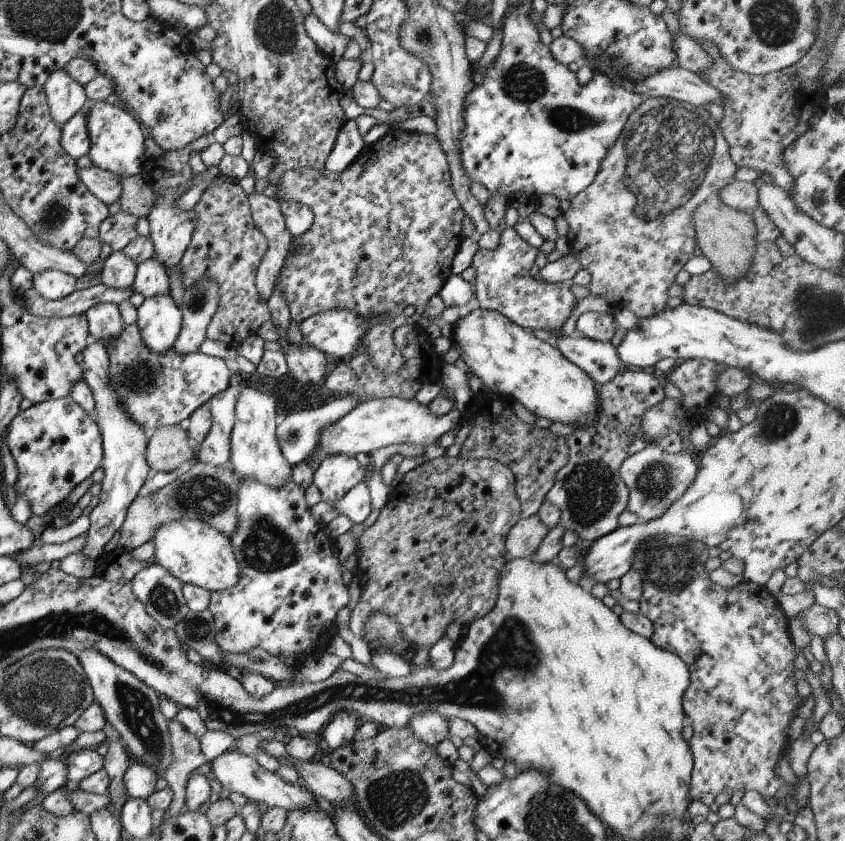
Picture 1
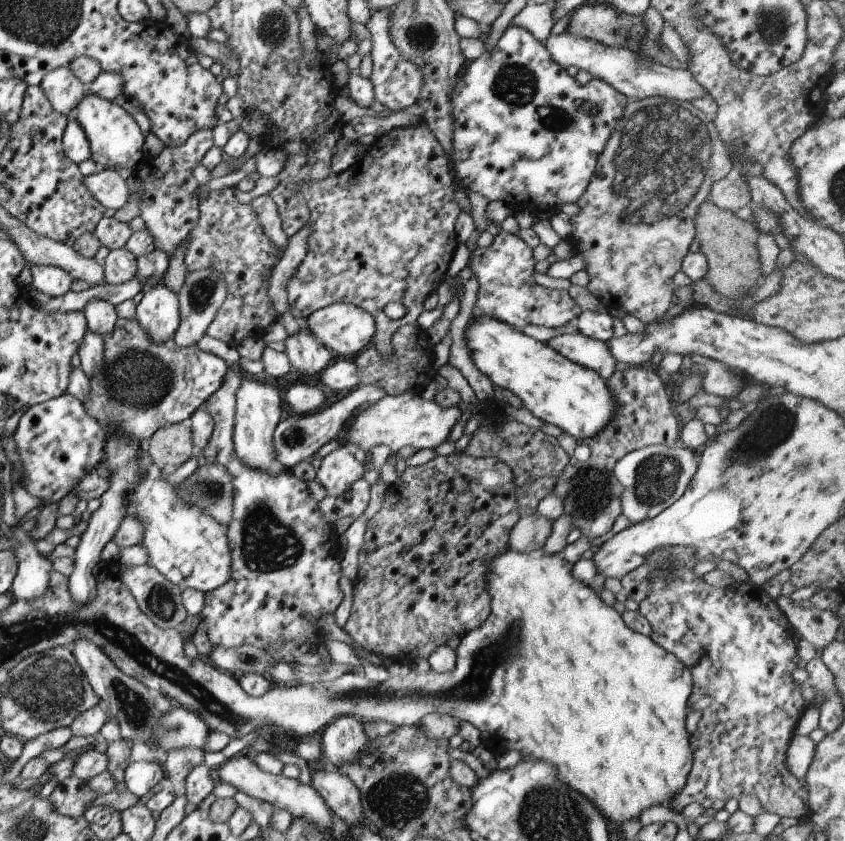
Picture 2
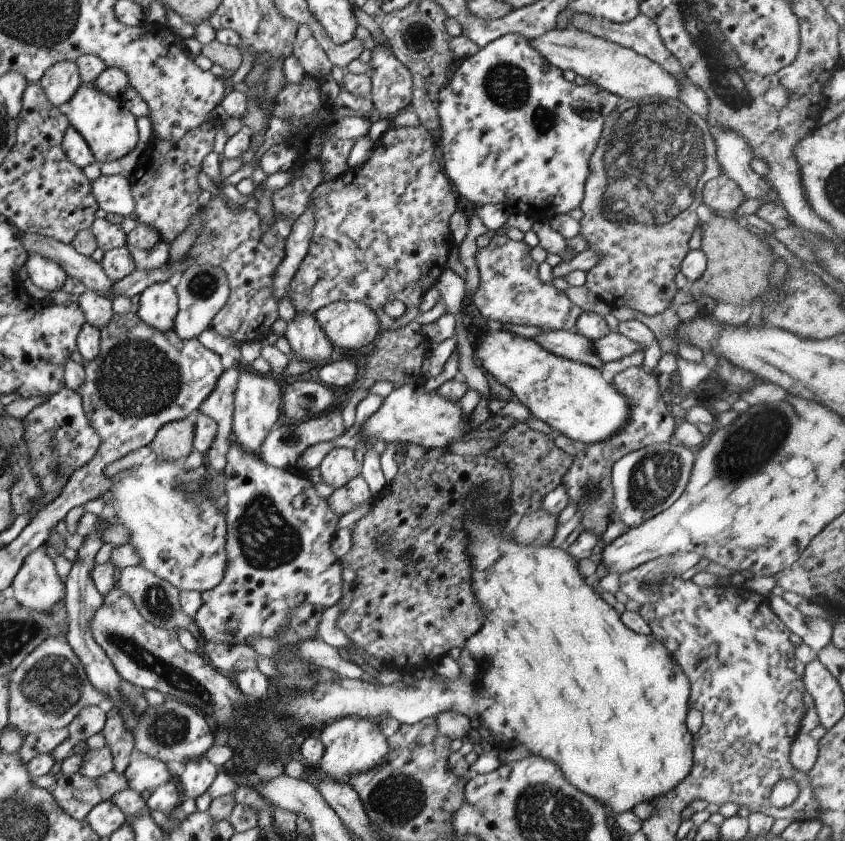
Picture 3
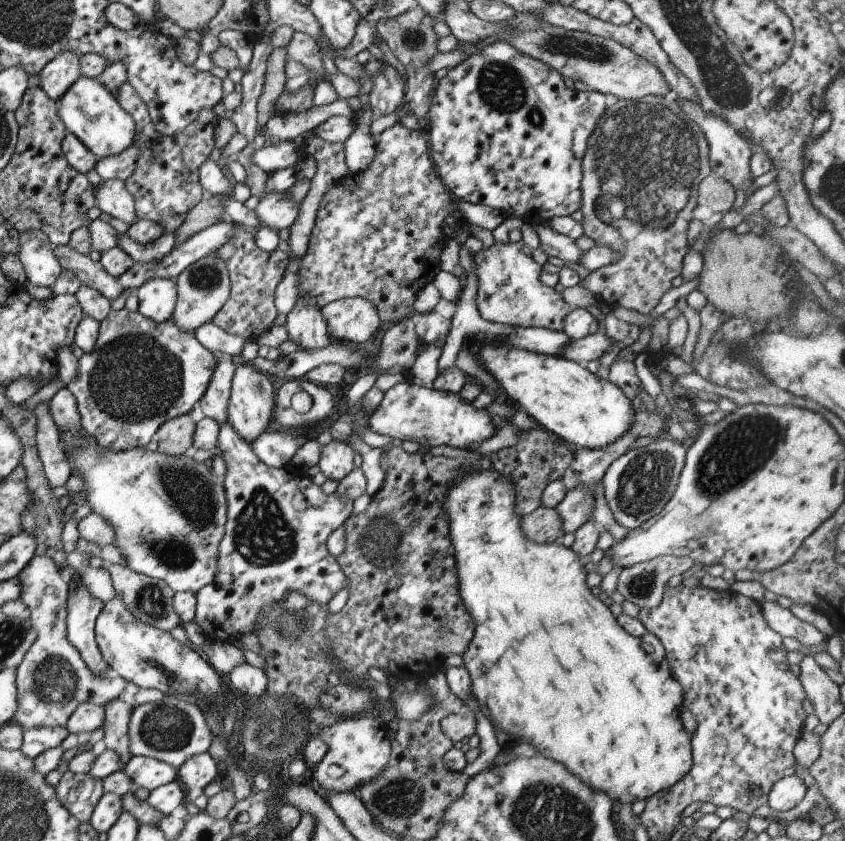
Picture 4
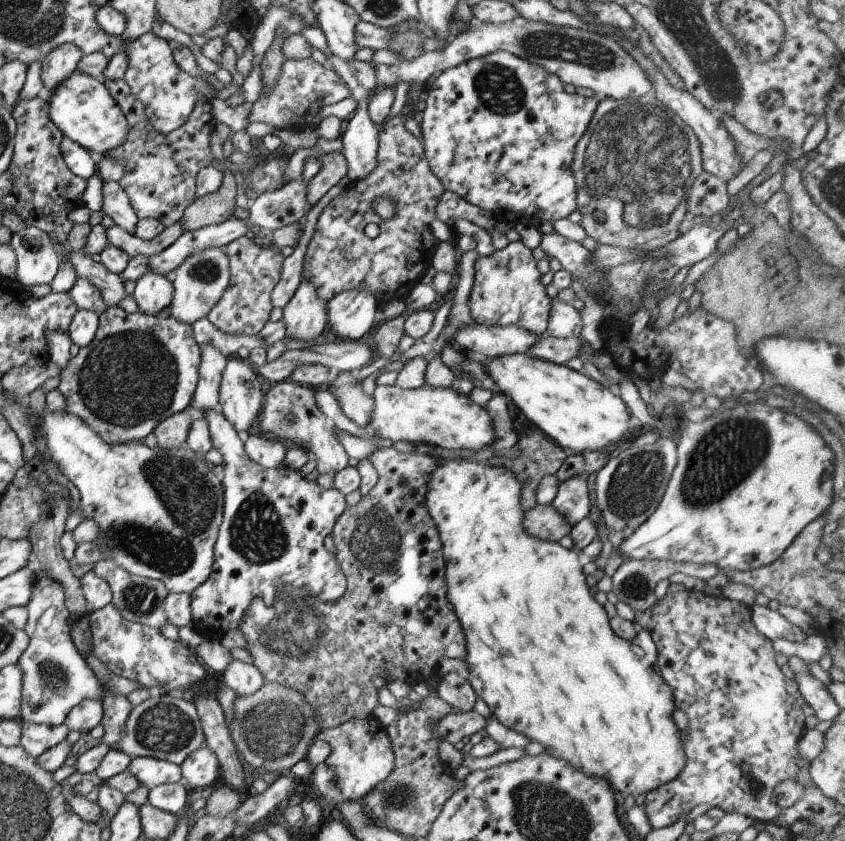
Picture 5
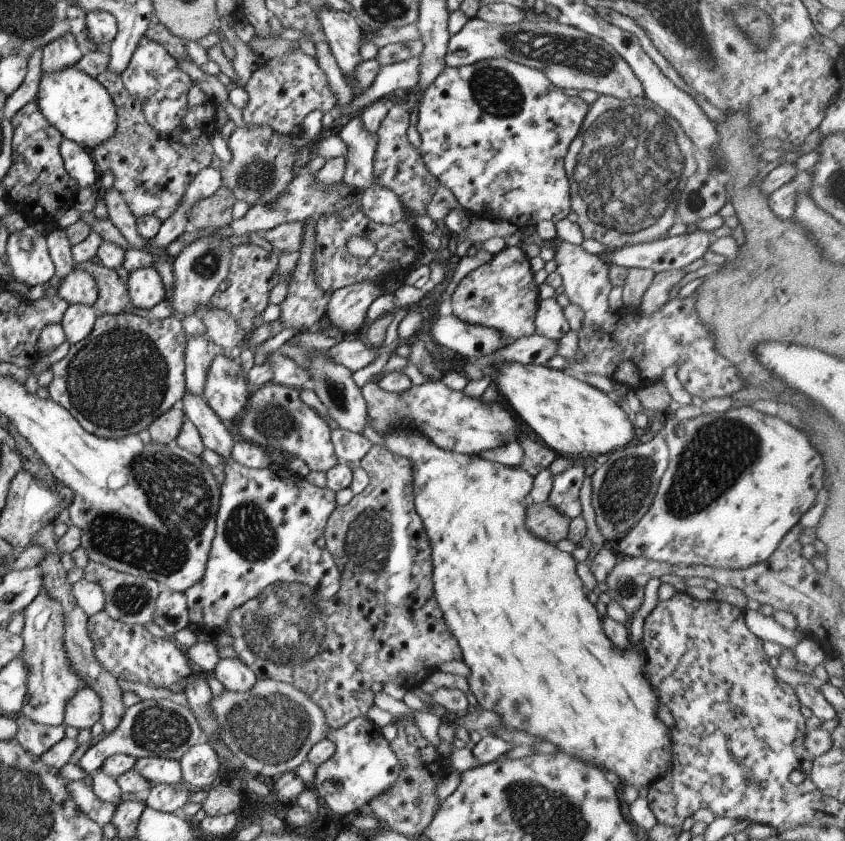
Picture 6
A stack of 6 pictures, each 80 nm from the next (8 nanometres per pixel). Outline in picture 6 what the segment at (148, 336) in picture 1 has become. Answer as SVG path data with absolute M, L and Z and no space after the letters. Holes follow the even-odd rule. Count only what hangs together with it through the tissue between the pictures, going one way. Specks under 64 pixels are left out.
M153 267L137 269L128 274L127 290L130 304L137 308L153 308L165 300L166 290Z

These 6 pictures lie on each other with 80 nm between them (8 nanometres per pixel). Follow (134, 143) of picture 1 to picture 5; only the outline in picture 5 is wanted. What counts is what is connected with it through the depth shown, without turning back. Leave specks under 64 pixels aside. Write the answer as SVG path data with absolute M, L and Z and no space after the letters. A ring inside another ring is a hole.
M75 70L54 88L47 102L48 117L62 132L62 136L74 140L85 150L88 150L90 154L94 155L95 158L101 157L101 155L109 152L112 148L117 148L120 144L123 144L128 131L127 121L117 103L111 98L109 91L99 79Z

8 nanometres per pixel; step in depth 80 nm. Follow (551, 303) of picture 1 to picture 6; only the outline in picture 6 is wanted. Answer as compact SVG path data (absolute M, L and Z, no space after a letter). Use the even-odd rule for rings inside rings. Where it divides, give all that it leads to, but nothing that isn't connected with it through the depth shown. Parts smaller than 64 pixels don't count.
M520 244L511 247L506 246L501 251L492 255L492 257L488 262L481 264L481 266L468 272L463 278L460 279L460 282L459 284L457 284L457 287L455 287L453 295L451 296L451 300L447 301L451 303L451 308L453 312L452 314L455 315L459 320L462 320L463 322L466 322L467 324L470 325L479 325L487 328L496 328L496 331L501 332L503 336L506 336L508 338L508 342L511 342L511 340L518 339L519 337L528 337L533 335L535 333L533 319L538 309L538 299L537 299L537 285L534 283L534 274L531 271L531 268L529 267L528 260L529 258L525 255L525 252L521 248Z

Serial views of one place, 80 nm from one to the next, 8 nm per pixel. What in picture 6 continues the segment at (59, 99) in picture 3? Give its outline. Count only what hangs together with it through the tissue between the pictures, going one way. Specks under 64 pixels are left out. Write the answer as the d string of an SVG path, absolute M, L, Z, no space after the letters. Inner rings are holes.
M65 33L50 41L41 49L40 69L42 74L57 73L73 67L81 58L81 52L70 34Z

